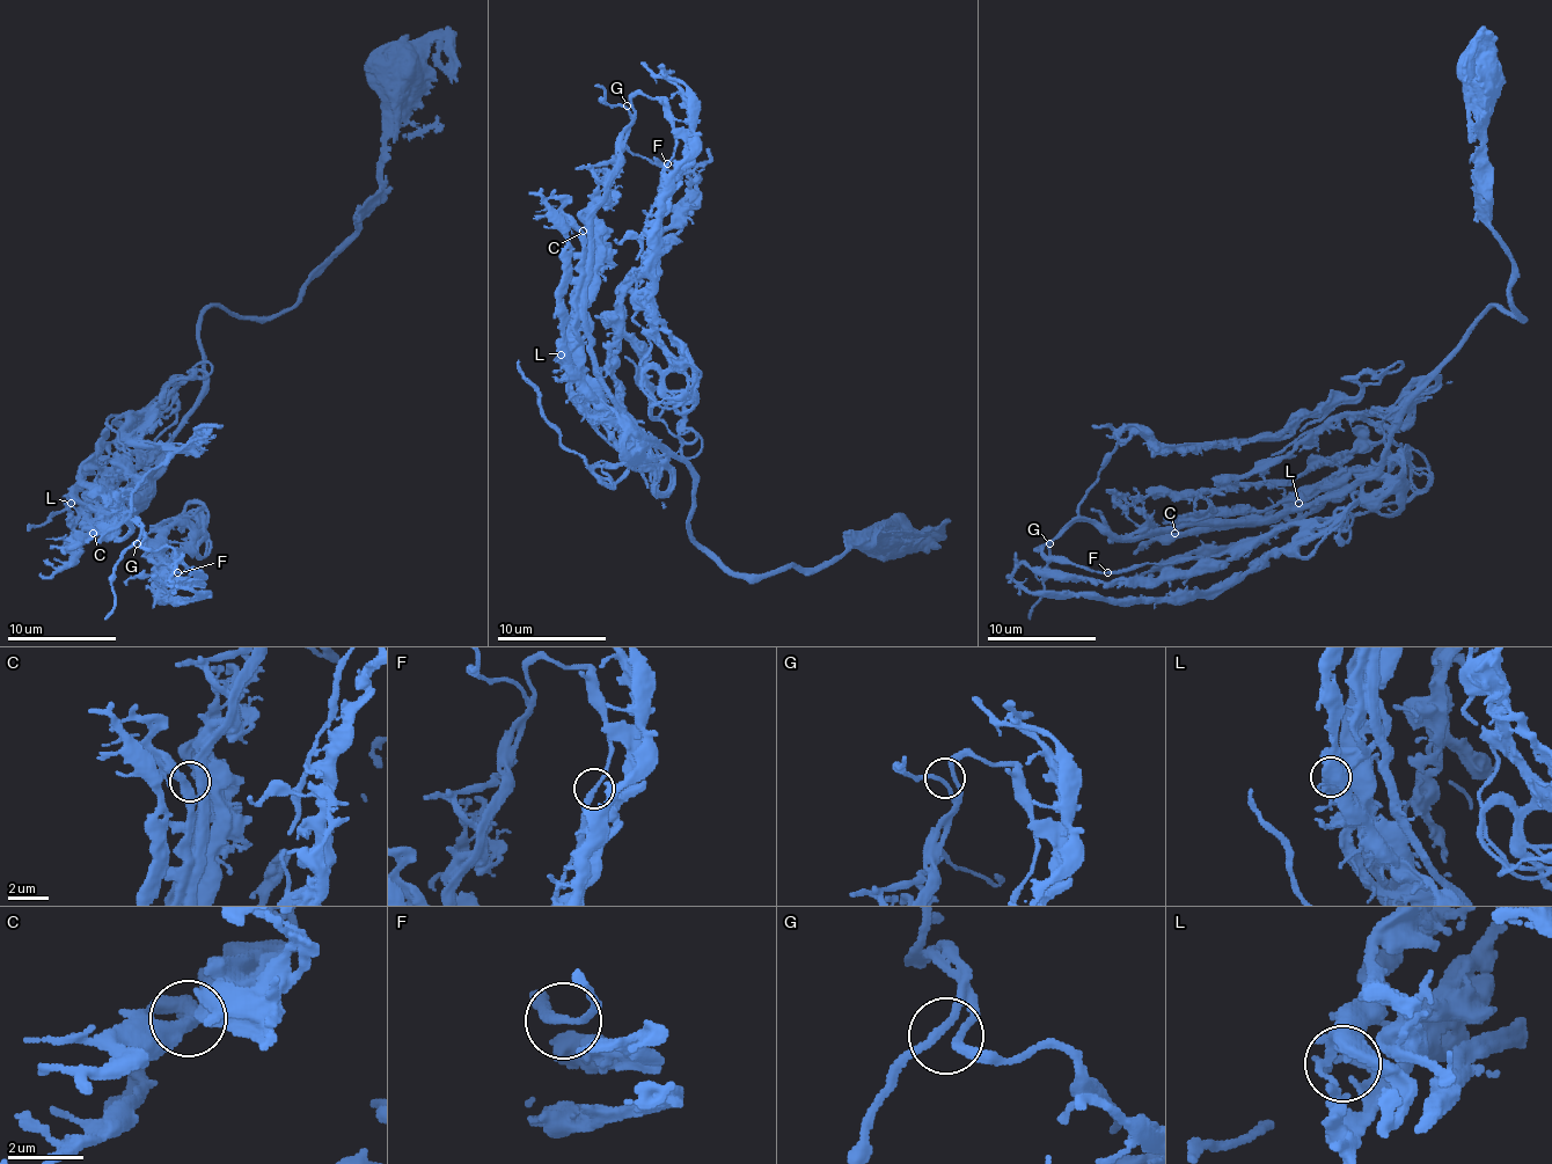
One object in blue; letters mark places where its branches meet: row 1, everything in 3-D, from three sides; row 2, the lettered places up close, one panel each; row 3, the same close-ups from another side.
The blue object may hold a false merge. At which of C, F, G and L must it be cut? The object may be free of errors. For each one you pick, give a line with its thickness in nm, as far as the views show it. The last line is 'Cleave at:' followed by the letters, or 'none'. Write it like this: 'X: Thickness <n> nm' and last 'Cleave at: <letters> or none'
Cleave at: none

